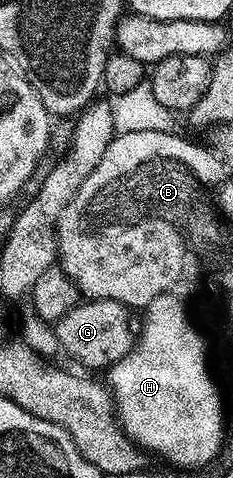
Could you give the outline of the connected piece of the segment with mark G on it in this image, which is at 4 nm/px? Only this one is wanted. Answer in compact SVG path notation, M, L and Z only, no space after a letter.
M86 299L78 303L55 325L57 342L62 353L74 356L85 368L108 370L129 356L135 347L130 309L114 300Z

